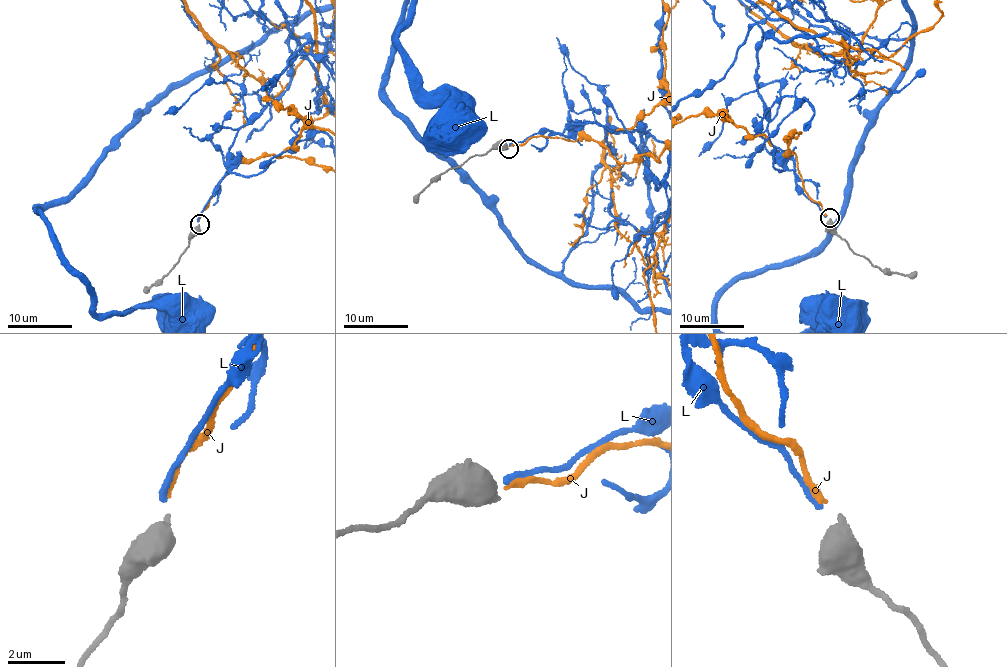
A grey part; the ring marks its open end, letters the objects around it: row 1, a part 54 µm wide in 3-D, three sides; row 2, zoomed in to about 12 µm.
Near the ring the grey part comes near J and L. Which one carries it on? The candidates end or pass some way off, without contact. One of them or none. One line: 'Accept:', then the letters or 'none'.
Accept: J

